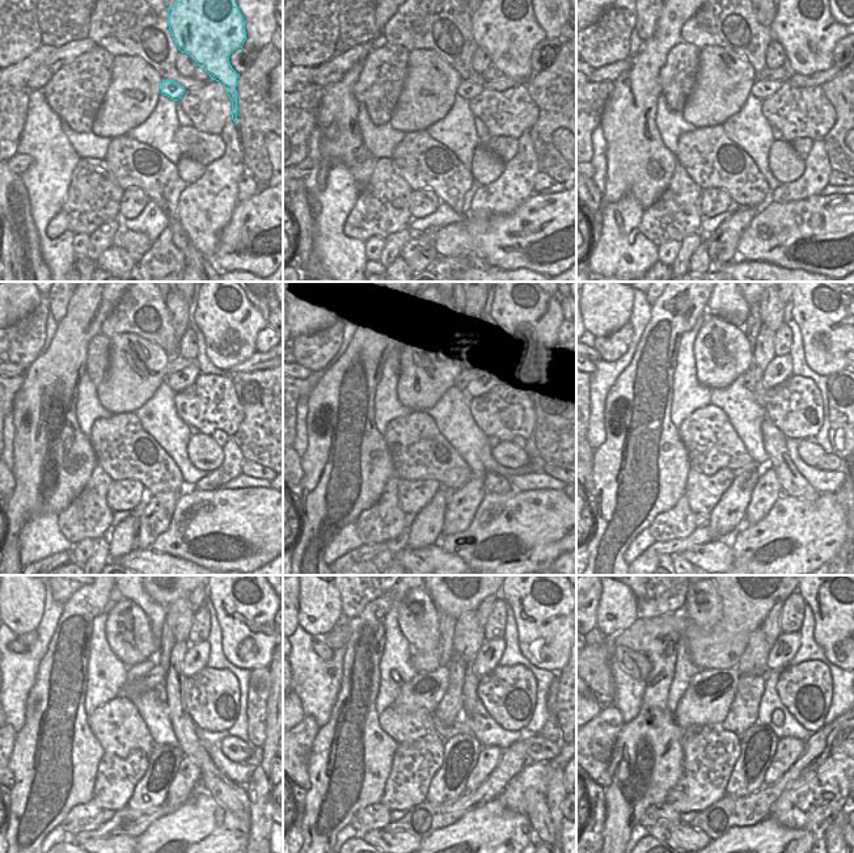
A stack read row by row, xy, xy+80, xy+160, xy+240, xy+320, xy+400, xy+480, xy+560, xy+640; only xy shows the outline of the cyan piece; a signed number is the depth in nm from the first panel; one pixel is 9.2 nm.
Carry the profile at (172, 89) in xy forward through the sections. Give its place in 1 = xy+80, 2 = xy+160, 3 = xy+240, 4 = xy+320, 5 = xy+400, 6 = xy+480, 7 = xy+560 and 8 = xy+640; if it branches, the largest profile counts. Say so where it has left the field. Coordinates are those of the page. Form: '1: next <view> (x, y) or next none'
1: next xy+80 (466, 89)
2: next xy+160 (762, 89)
3: next xy+240 (185, 378)
4: next xy+320 (482, 374)
5: next xy+400 (779, 368)
6: next xy+480 (197, 655)
7: next xy+560 (487, 658)
8: next xy+640 (785, 647)

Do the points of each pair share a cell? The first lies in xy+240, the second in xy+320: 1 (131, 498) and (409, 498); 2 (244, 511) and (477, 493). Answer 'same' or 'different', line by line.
1: same
2: different

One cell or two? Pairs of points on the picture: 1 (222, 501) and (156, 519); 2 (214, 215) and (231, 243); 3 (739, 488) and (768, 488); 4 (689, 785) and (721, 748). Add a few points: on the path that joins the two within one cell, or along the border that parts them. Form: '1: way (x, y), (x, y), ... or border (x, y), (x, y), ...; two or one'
1: border (181, 493), (169, 526), (153, 540); two
2: border (239, 202), (220, 232), (215, 253), (211, 257); two
3: border (762, 468), (744, 516); two
4: way (698, 776), (711, 758); one

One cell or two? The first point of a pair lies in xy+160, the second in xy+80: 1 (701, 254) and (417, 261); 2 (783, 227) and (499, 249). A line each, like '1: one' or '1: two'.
1: two
2: one

